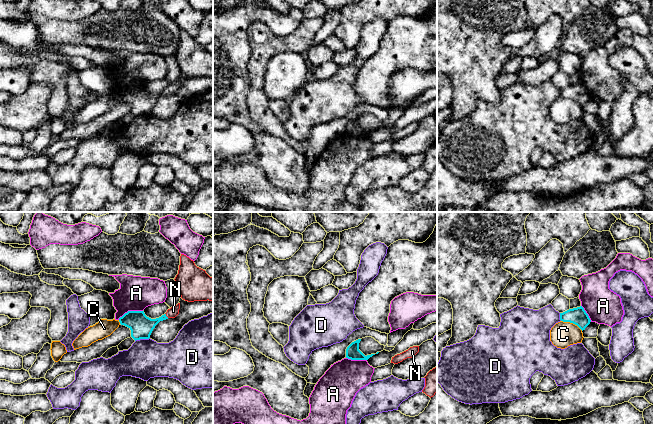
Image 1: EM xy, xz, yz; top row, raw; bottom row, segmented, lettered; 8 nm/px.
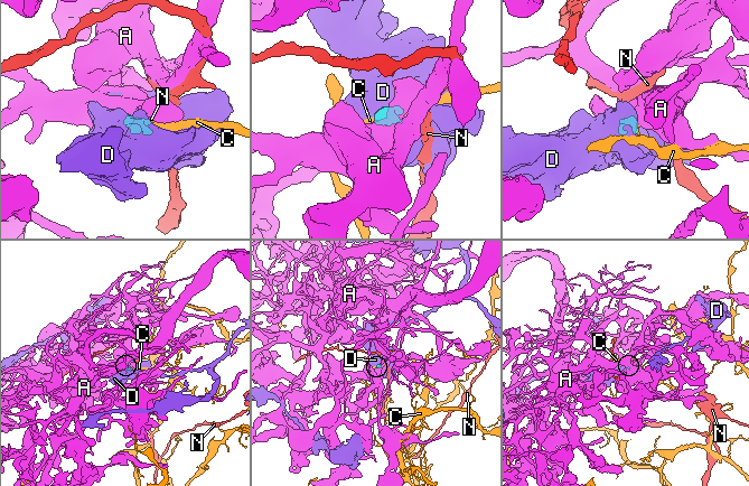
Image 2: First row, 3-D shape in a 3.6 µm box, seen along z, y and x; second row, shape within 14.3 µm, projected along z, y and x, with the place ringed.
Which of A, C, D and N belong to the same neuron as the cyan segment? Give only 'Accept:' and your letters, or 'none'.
Accept: N

